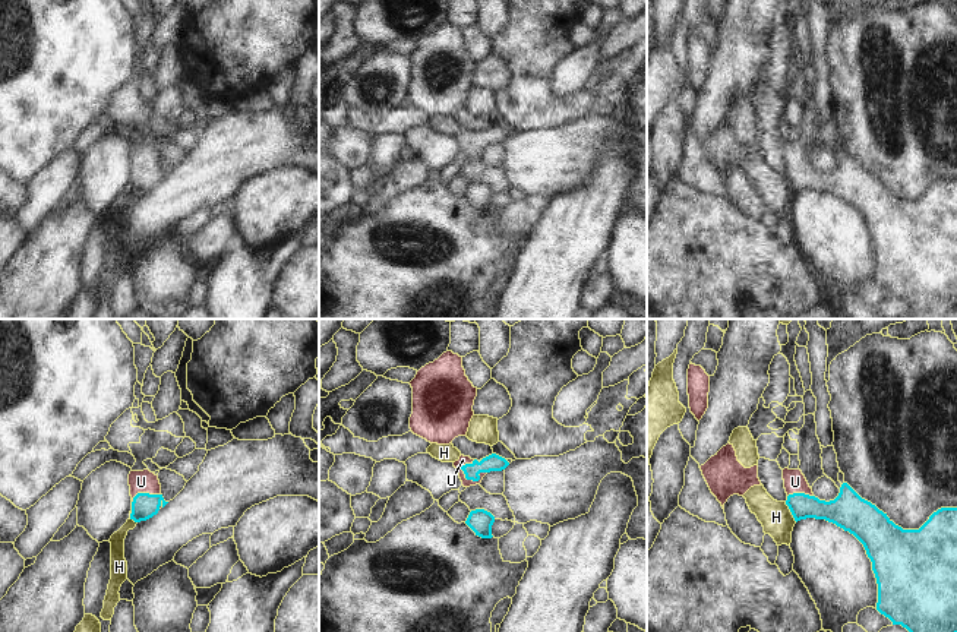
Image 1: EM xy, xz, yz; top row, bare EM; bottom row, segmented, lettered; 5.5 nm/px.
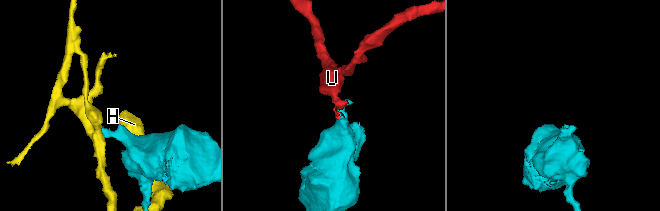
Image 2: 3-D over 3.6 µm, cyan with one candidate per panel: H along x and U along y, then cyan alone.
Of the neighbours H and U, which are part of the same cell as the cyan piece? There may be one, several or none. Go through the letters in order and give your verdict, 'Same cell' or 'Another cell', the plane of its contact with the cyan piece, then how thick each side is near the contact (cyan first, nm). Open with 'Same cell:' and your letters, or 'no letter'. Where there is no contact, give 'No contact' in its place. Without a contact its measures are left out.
Same cell: U
H: Another cell. Touches cyan in yz. Thickness 140 nm (cyan) against 170 nm
U: Same cell. Touches cyan in xz. Thickness 100 nm (cyan) against 50 nm

